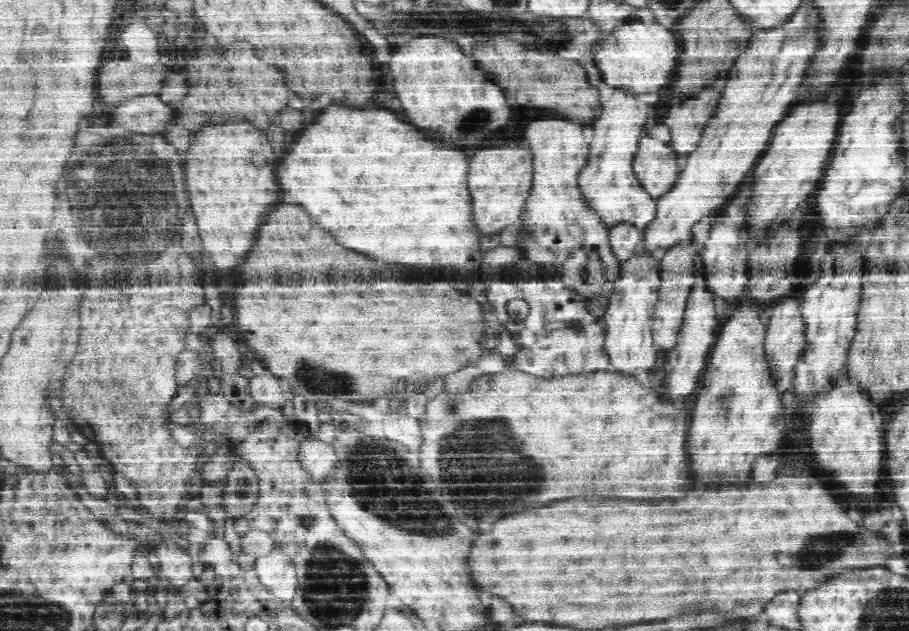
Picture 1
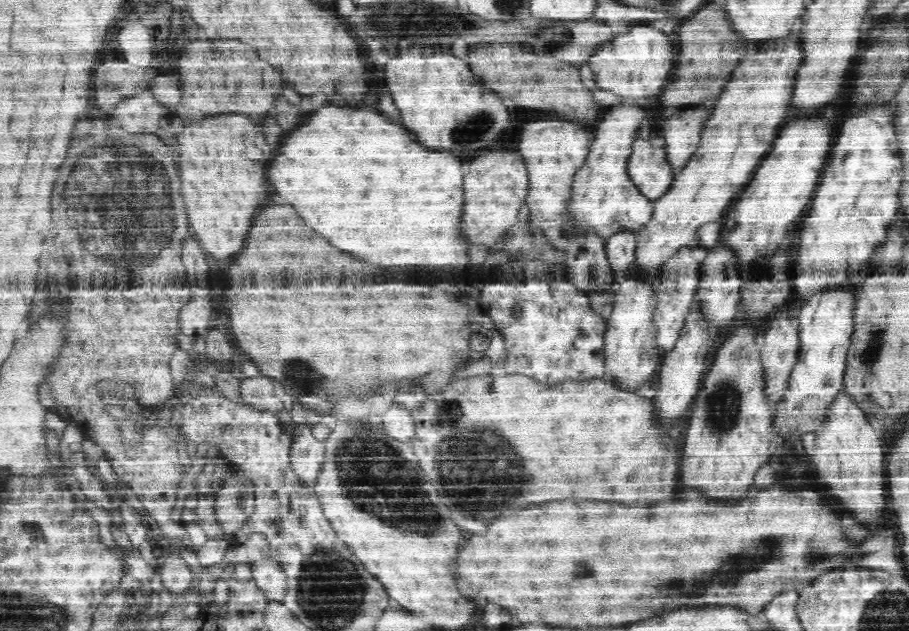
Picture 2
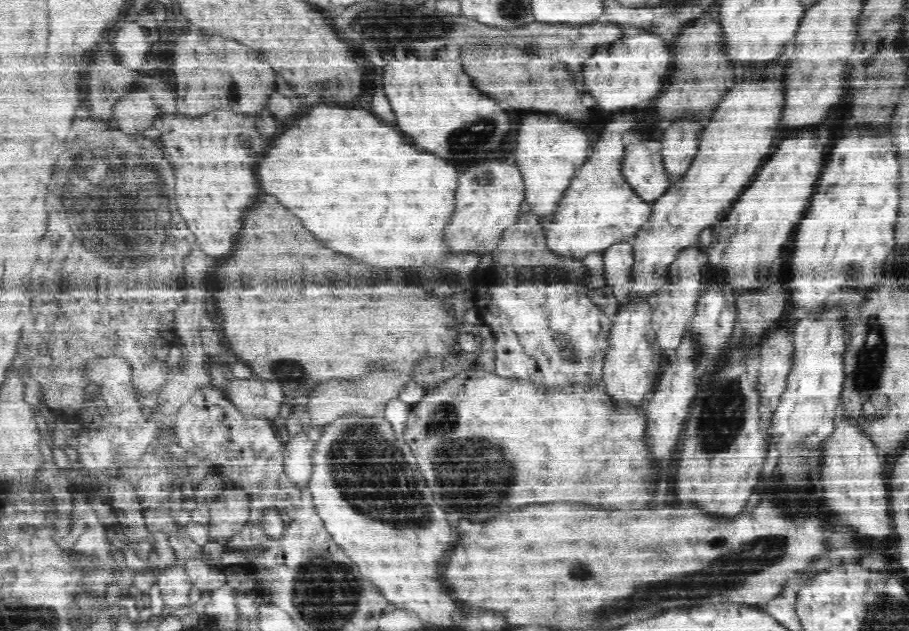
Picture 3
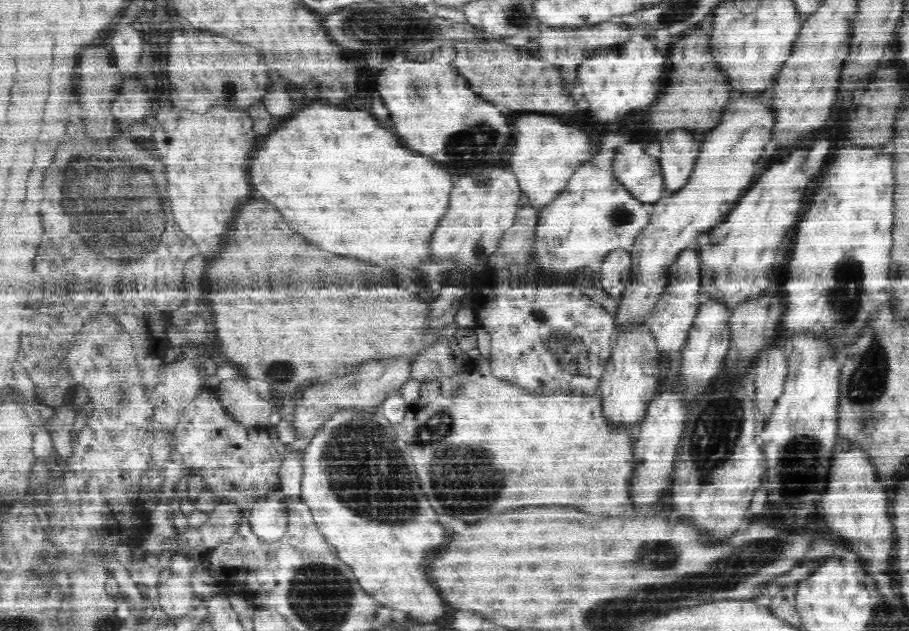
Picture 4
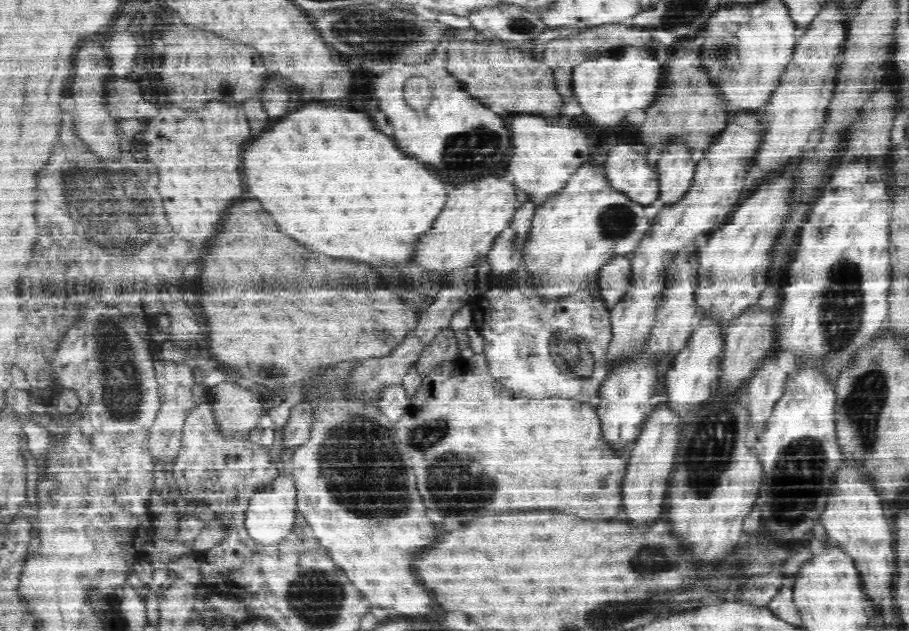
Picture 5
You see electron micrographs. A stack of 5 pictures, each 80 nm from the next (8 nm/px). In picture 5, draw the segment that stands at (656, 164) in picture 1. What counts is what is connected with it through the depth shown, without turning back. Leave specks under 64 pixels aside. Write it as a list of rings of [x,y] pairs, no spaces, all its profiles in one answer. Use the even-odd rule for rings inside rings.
[[[621,142],[608,152],[600,150],[599,154],[607,161],[611,185],[644,205],[656,202],[661,189],[658,168],[647,160],[648,149],[644,144]]]

